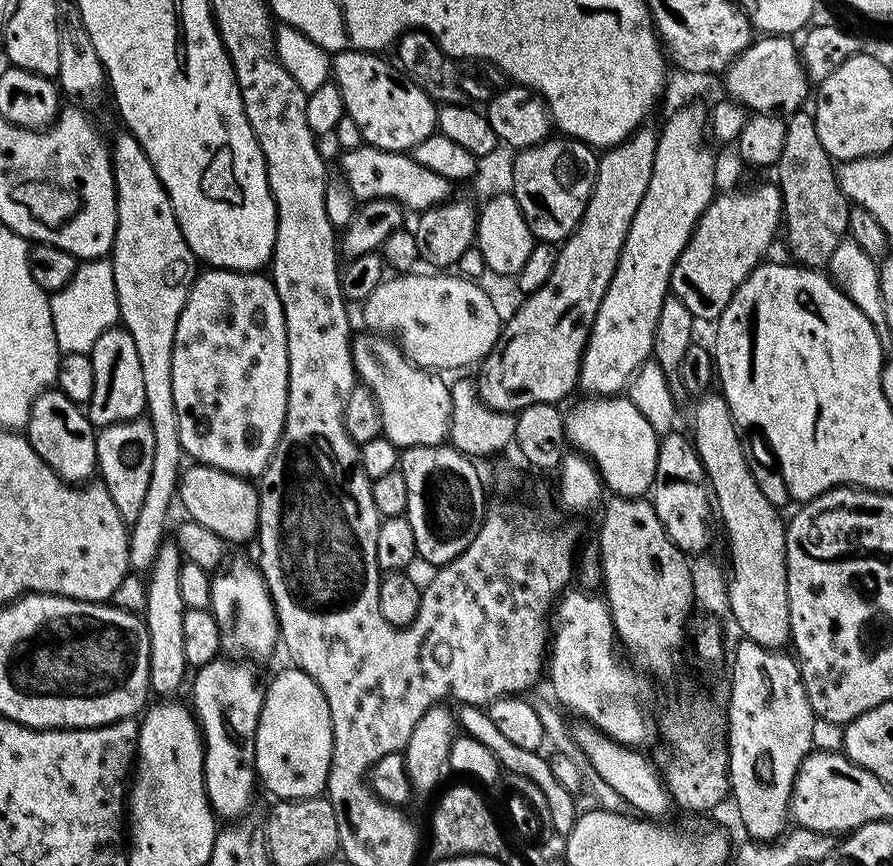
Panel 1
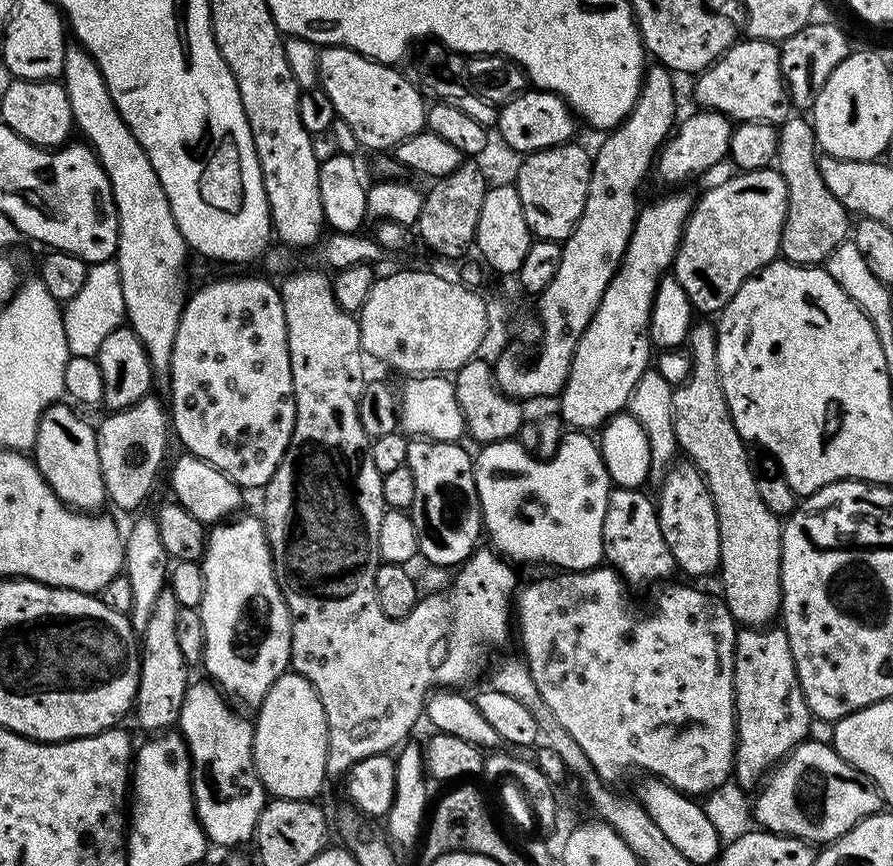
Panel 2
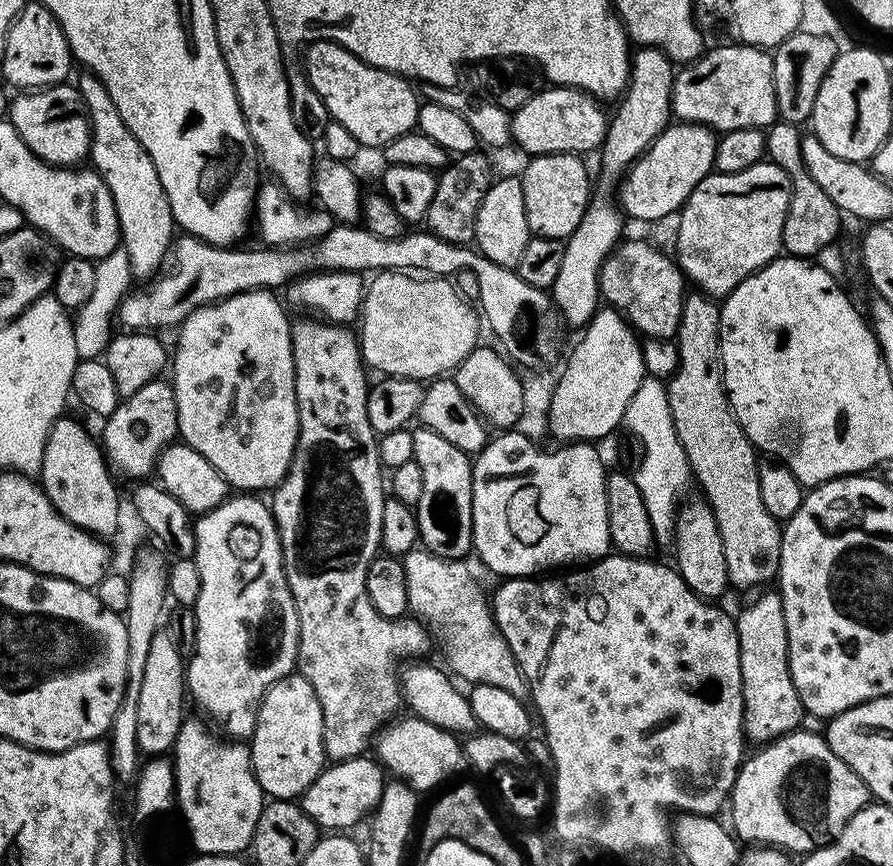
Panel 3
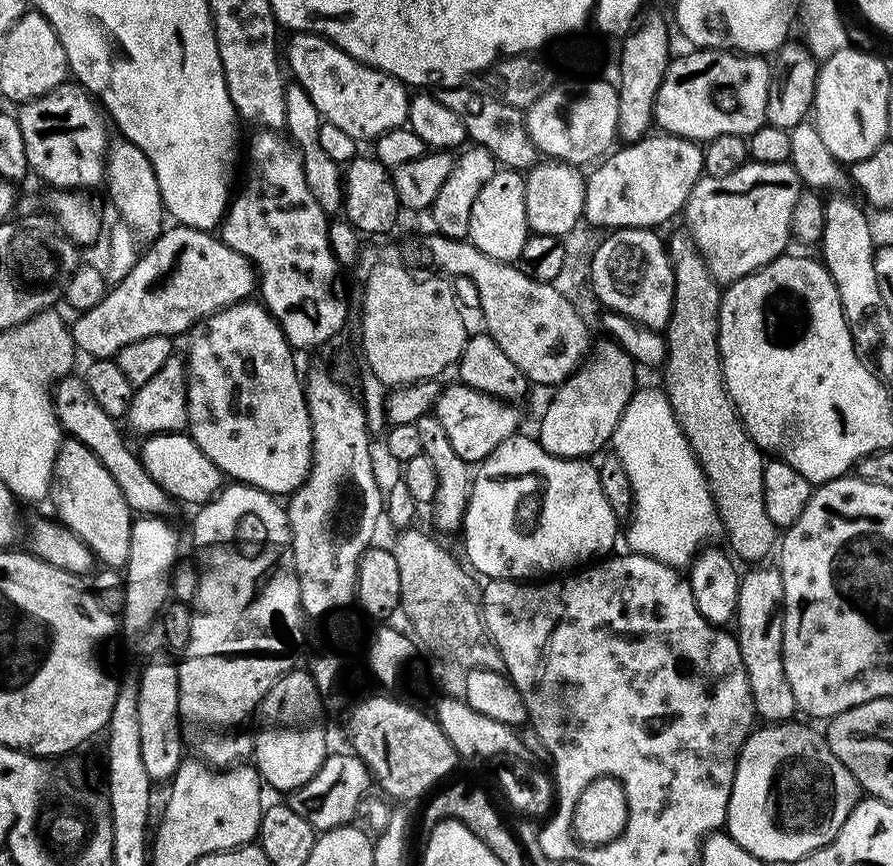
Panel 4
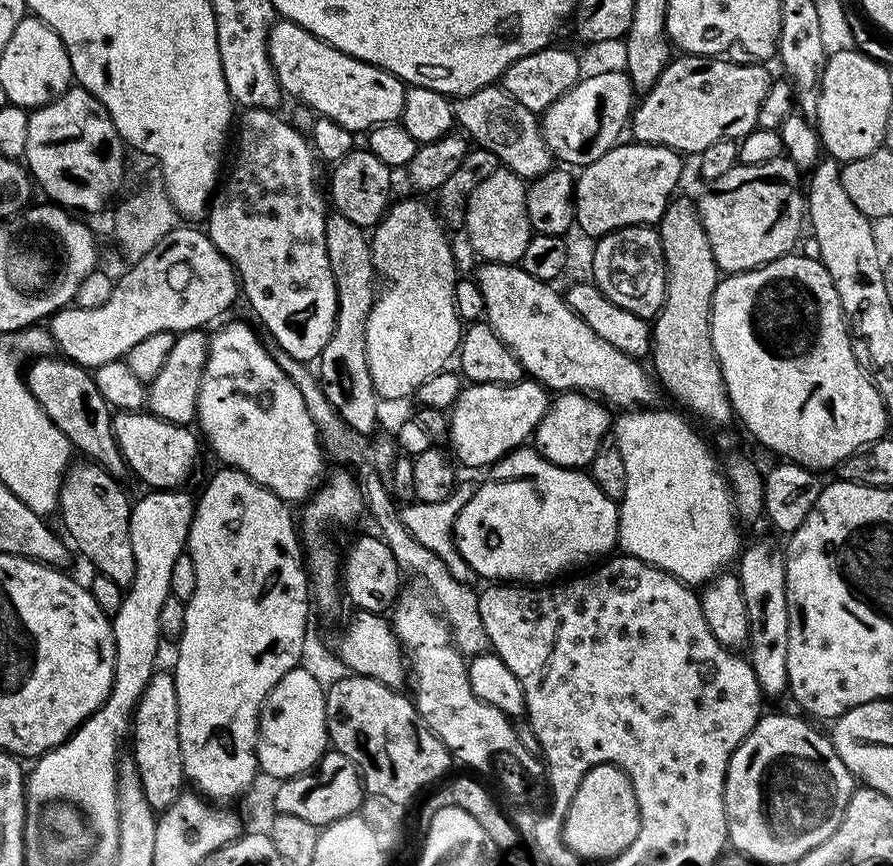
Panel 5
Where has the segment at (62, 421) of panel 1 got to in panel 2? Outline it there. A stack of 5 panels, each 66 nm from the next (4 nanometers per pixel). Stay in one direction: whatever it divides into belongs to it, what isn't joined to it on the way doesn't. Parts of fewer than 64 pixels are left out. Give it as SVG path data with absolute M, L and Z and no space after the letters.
M68 402L52 404L38 422L36 444L30 452L42 478L64 504L81 512L95 513L103 509L100 507L106 504L102 466L98 462L96 430L91 423L88 425L75 410L77 411Z

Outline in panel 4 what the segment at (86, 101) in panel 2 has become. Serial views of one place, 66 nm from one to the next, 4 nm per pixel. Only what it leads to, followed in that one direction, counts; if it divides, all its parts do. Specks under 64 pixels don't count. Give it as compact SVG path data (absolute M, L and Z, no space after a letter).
M116 138L109 143L106 157L106 189L112 204L123 224L135 234L137 241L151 242L164 231L166 213L162 194L158 190L158 178L154 174L154 166L150 166L150 158L134 146L134 142Z

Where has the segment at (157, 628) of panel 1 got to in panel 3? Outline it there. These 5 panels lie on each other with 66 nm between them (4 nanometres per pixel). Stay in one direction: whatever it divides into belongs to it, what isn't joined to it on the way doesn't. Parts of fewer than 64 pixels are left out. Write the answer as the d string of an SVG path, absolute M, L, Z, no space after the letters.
M158 634L150 642L150 655L142 677L142 690L138 693L138 742L141 753L148 758L160 758L171 753L176 745L178 730L186 719L186 660L174 648L165 634Z

